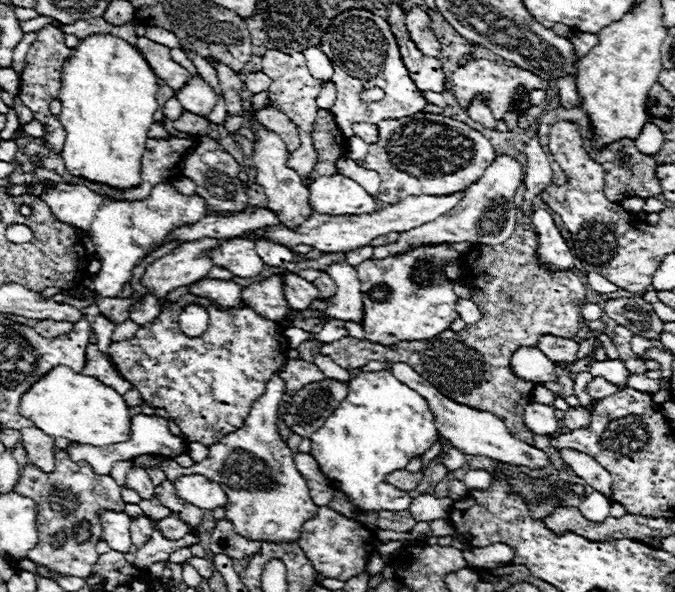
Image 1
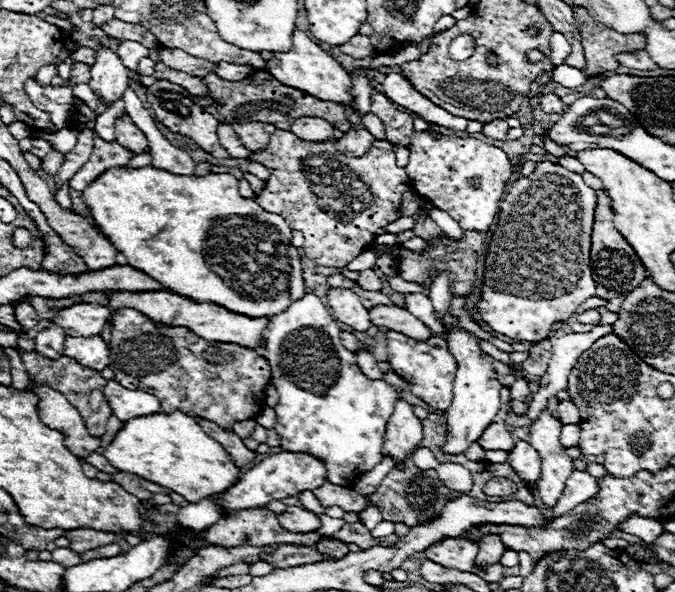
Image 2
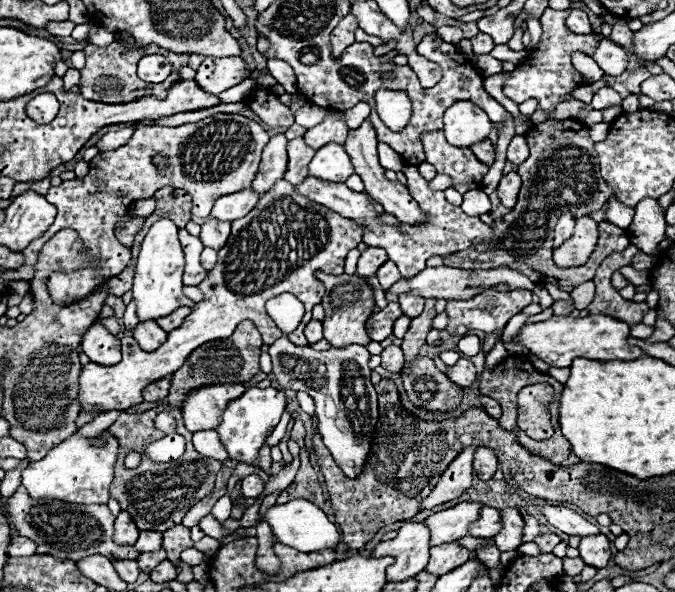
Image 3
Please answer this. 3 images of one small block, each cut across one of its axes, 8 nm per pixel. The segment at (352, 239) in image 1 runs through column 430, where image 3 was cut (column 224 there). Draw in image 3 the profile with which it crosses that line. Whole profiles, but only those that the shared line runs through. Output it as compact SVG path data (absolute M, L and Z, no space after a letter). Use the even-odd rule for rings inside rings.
M252 188L228 194L228 196L220 196L212 208L212 218L218 220L226 220L226 222L234 222L242 216L246 216L258 202L260 196L256 196L256 192L252 192Z

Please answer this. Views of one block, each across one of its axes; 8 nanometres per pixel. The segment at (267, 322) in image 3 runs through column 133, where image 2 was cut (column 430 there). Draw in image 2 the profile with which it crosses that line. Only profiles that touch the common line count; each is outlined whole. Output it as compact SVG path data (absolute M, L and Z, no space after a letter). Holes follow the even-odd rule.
M388 332L388 362L392 370L408 382L414 396L422 398L430 408L446 410L453 400L453 382L456 374L456 358L448 352L446 340L432 336L426 342L412 340L398 332Z

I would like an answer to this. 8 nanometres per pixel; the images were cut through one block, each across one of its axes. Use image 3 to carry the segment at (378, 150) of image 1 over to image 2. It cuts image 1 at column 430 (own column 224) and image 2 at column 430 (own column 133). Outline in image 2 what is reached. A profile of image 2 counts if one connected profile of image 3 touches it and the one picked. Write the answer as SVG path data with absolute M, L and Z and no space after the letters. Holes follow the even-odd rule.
M414 132L412 142L410 142L410 162L406 166L406 174L410 180L410 186L416 194L424 196L434 208L448 212L464 230L476 230L476 232L486 232L492 224L494 218L500 212L500 200L502 194L506 192L506 184L512 176L512 164L506 156L496 146L490 146L482 140L476 138L458 138L458 136L444 136L440 140L434 140L426 132Z

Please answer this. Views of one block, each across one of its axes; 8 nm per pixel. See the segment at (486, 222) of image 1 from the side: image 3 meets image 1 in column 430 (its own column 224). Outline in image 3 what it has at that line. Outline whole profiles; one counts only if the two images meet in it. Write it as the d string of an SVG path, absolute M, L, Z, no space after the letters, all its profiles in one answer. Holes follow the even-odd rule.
M210 218L202 224L202 232L200 232L200 240L204 242L204 246L210 246L214 250L220 250L226 240L230 236L230 224L228 222L222 222L222 220L216 220L216 218Z

